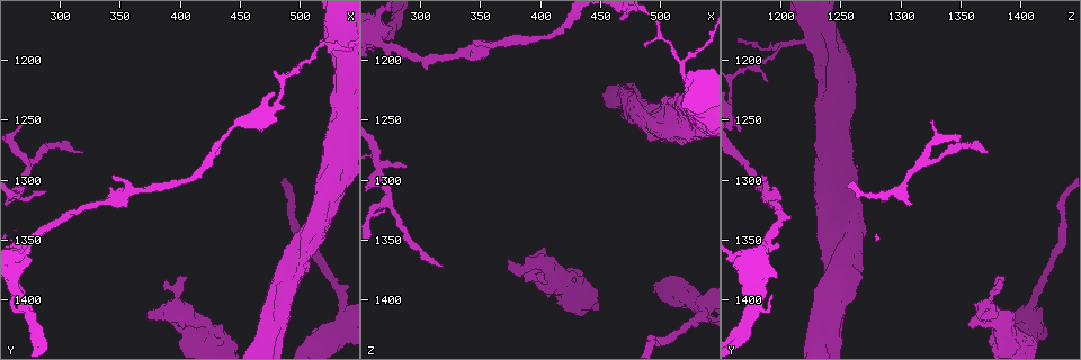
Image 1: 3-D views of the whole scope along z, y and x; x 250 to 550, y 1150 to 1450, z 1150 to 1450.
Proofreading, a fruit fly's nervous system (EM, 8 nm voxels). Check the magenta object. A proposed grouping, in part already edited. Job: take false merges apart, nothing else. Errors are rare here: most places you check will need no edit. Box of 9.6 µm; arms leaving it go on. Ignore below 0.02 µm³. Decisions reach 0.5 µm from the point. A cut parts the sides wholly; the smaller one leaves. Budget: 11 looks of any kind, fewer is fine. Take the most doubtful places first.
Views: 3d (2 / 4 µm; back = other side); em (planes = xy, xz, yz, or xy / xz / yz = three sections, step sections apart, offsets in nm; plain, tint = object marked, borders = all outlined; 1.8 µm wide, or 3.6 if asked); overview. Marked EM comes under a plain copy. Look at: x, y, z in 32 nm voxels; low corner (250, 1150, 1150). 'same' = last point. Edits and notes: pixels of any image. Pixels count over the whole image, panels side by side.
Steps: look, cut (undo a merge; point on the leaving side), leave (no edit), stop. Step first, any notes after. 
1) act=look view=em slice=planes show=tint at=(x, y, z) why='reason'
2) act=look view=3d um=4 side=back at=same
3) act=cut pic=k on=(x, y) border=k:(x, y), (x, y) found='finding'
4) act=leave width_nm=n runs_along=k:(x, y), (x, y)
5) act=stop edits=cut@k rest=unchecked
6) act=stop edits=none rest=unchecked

act=look view=3d um=4 at=(424, 1434, 1382) why='calibre changes'

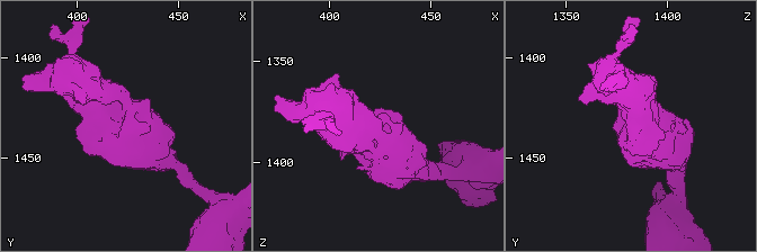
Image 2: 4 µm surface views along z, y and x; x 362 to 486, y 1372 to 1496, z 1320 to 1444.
act=look view=em um=3.6 slice=yz step=8 show=tint at=(426, 1433, 1380) arm_widths_nm=480,700 why='shape alone is not enough'

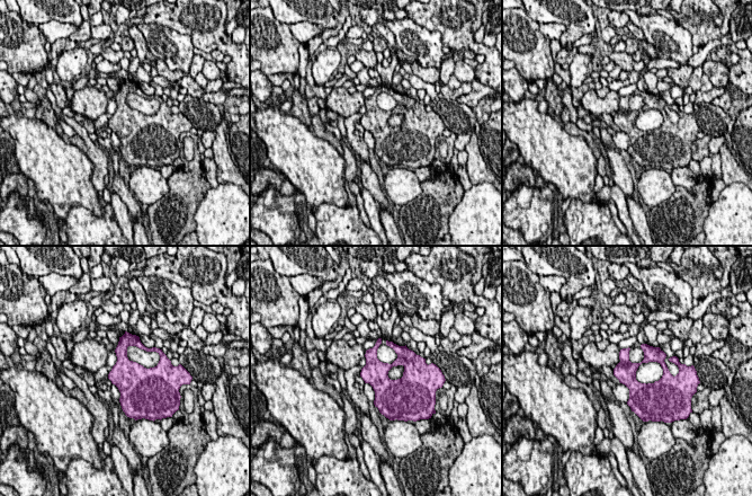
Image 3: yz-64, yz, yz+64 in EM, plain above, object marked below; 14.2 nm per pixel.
act=look view=em um=3.6 slice=planes show=tint at=same why='cut it another way'

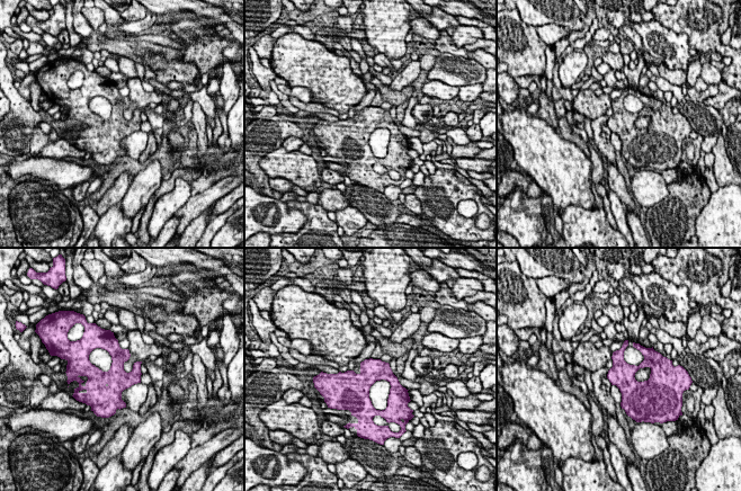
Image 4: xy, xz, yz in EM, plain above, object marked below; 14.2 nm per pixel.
act=leave found='one cell here'

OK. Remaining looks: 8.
act=look view=3d um=4 at=(528, 1184, 1224) why='calibre changes'

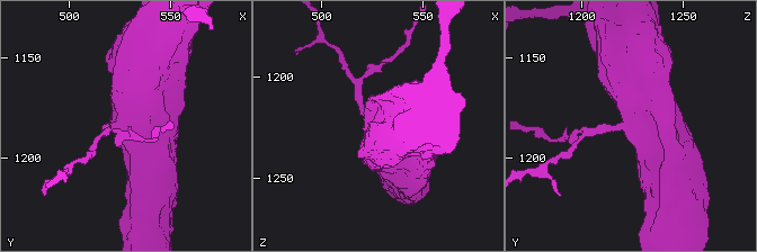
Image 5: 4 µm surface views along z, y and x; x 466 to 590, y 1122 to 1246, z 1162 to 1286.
act=look view=em um=3.6 slice=xy step=4 show=tint at=(529, 1184, 1225) why='need the tissue'

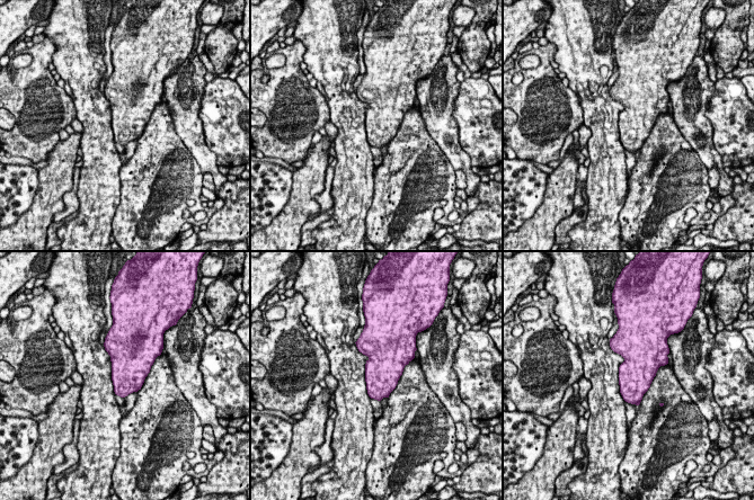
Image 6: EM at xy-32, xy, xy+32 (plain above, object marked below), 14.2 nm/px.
act=look view=em um=3.6 slice=planes show=borders at=same

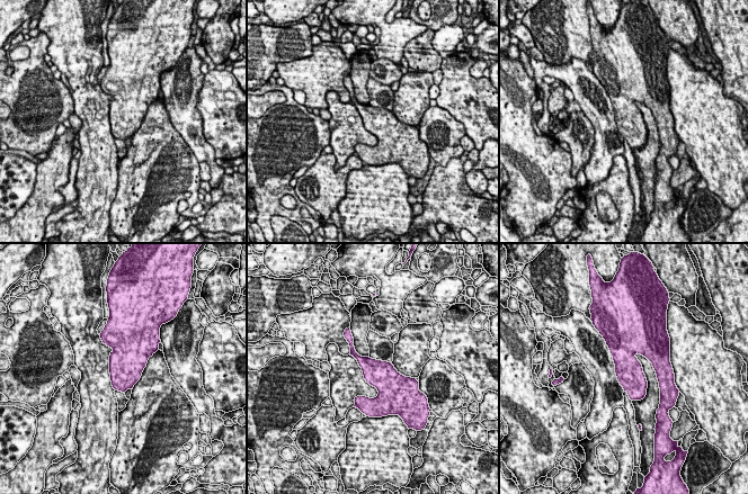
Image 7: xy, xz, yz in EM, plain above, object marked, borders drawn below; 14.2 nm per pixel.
act=leave found='all the same cell'

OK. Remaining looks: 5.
act=look view=3d um=4 at=(272, 1294, 1310) why='three arms meet'

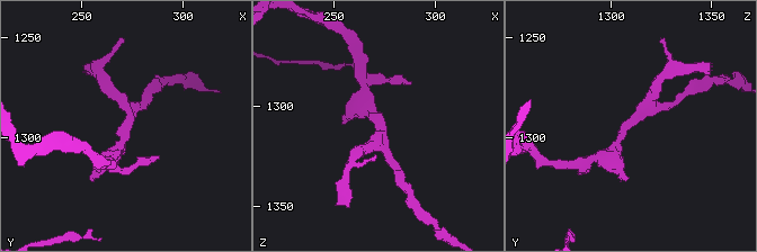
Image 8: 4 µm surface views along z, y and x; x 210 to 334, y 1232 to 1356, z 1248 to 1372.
act=look view=em slice=planes show=tint at=(272, 1291, 1311)

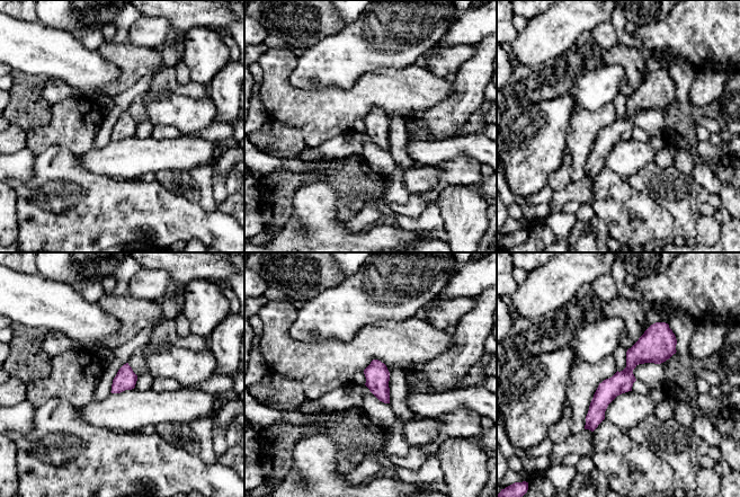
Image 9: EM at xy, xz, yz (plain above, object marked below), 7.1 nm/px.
act=leave runs_along=9:(666, 327), (600, 400), (588, 426) found='all the same cell'

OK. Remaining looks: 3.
act=look view=3d um=4 at=(536, 1422, 1412) why='abrupt turn'

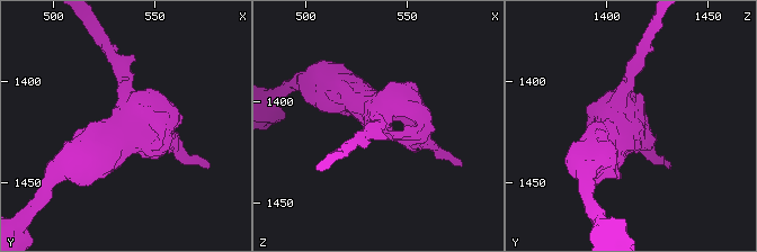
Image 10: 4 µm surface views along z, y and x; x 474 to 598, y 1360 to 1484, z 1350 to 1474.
act=look view=em um=3.6 slice=yz step=16 show=tint at=(536, 1422, 1411) why='now the EM'

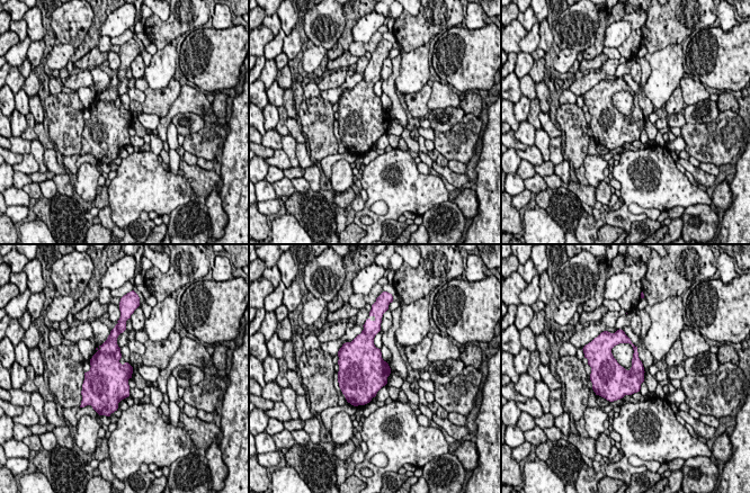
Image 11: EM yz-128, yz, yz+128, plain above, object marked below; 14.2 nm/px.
act=leave found='one cell here'

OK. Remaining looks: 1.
act=stop edits=none rest=unchecked

